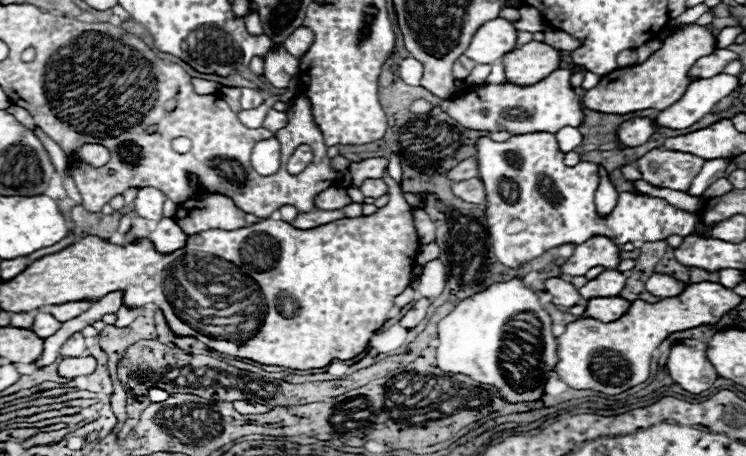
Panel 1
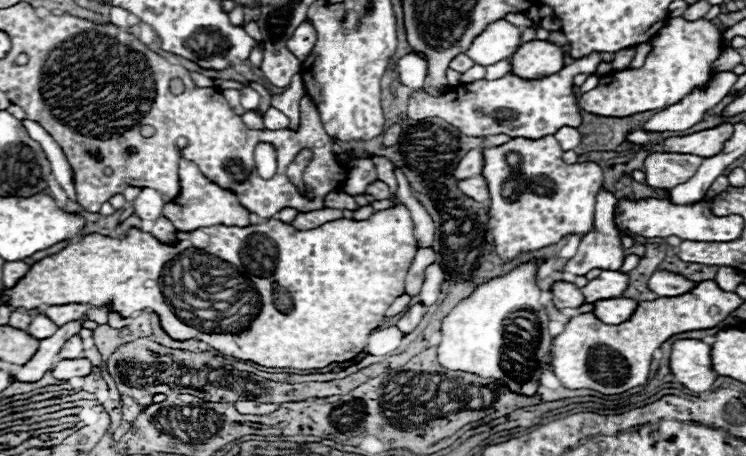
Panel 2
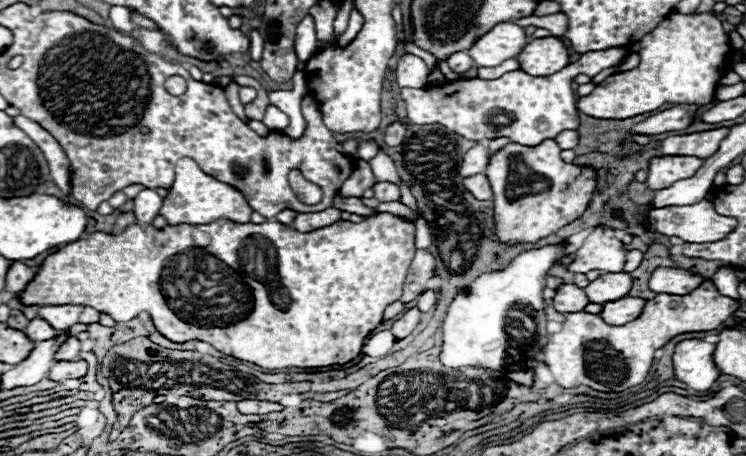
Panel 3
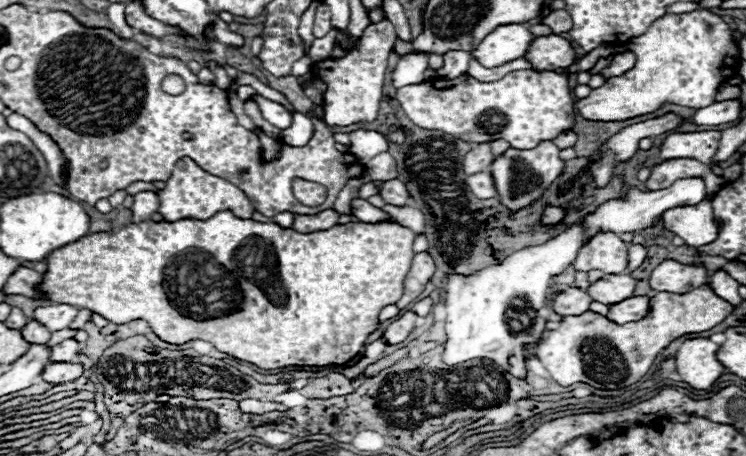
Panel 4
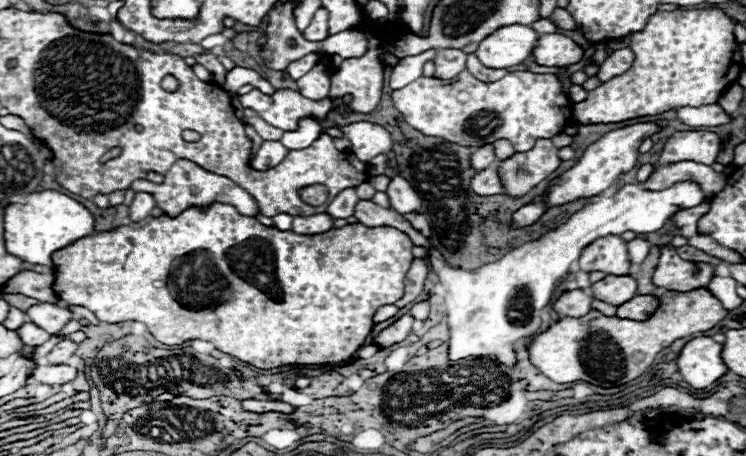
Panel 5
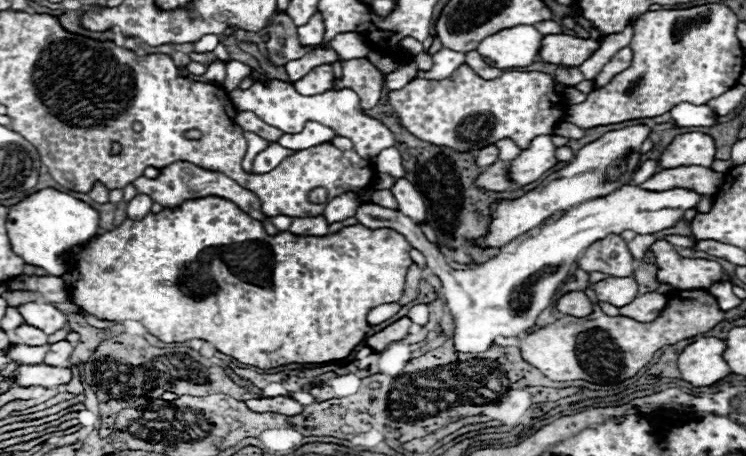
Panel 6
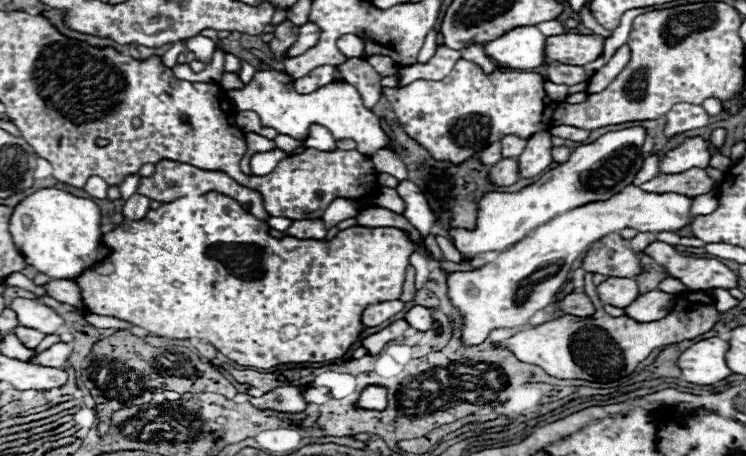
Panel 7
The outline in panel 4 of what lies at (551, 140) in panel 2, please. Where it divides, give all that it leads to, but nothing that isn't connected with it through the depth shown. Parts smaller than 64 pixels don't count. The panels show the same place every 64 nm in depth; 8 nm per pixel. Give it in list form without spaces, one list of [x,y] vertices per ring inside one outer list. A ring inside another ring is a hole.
[[[544,140],[542,144],[538,144],[532,150],[510,148],[506,154],[496,158],[492,162],[490,172],[492,172],[494,180],[496,180],[502,204],[506,204],[514,212],[514,210],[518,210],[522,206],[528,206],[534,200],[538,200],[542,190],[548,188],[564,170],[564,162],[558,158],[558,152],[560,152],[560,148],[554,142]],[[546,208],[542,222],[544,224],[558,224],[564,218],[564,210],[562,208]]]

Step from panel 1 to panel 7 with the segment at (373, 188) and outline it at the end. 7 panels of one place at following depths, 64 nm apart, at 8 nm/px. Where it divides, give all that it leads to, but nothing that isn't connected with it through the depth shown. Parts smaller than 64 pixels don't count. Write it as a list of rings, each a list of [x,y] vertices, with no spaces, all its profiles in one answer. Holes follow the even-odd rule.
[[[402,180],[396,186],[396,192],[400,194],[400,198],[406,204],[404,216],[408,218],[408,222],[420,232],[422,240],[430,234],[430,228],[436,222],[436,214],[432,212],[426,196],[420,192],[420,188],[416,184],[412,184],[410,180]]]

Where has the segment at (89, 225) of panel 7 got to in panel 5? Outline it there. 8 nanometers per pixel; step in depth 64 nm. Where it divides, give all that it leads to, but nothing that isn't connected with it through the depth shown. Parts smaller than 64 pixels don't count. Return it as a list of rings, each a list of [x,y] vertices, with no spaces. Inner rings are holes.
[[[56,190],[28,194],[26,204],[8,204],[4,208],[6,250],[30,264],[42,264],[54,270],[52,254],[90,234],[94,234],[94,214],[78,200]]]

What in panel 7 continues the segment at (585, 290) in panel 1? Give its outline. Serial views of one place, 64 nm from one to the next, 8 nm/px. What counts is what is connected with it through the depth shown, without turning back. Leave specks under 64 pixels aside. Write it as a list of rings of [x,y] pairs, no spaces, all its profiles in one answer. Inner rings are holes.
[[[608,278],[598,286],[598,296],[604,304],[626,308],[640,296],[640,292],[632,278]]]

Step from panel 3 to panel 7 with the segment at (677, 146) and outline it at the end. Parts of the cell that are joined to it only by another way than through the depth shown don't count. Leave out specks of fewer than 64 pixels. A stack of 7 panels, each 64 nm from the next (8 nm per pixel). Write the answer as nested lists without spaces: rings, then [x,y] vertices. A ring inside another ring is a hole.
[[[686,138],[684,144],[678,148],[666,152],[660,160],[660,172],[662,174],[678,174],[686,172],[690,168],[700,168],[710,164],[710,146],[702,138]]]

